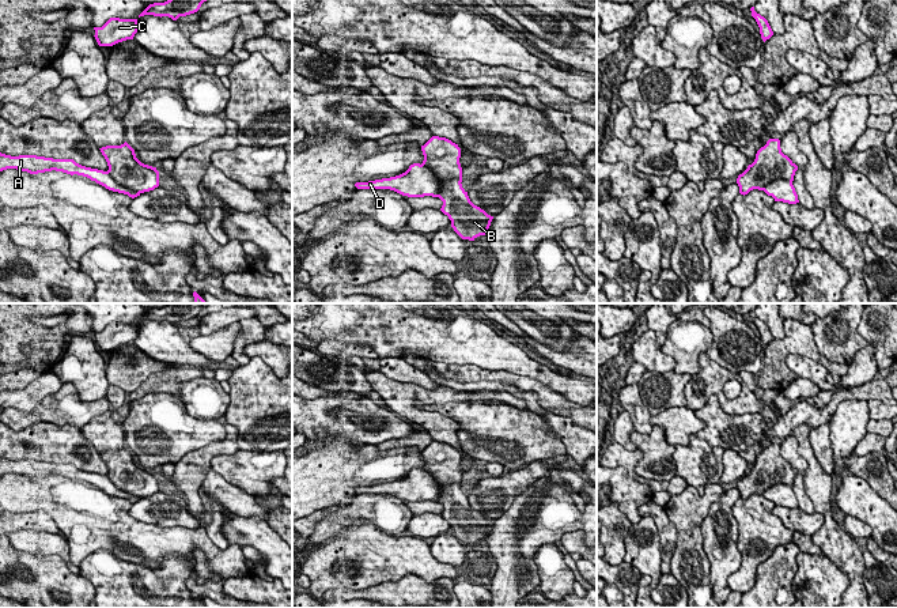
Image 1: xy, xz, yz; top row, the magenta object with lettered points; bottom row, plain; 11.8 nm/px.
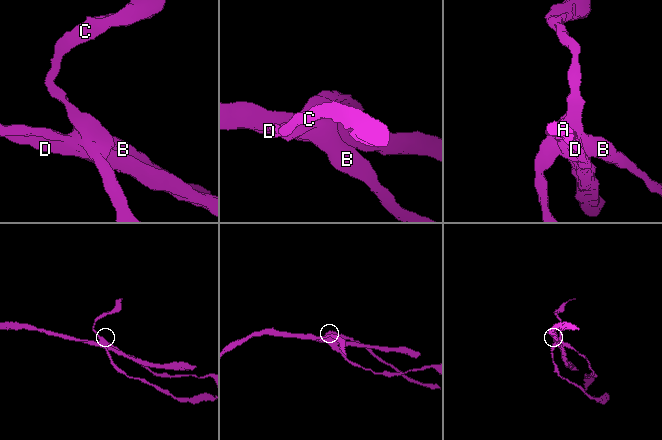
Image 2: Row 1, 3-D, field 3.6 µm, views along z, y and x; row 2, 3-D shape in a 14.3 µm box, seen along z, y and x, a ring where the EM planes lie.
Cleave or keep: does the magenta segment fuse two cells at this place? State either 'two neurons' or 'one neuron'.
two neurons

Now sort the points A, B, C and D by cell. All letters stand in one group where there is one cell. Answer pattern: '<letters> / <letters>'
A D / B C

